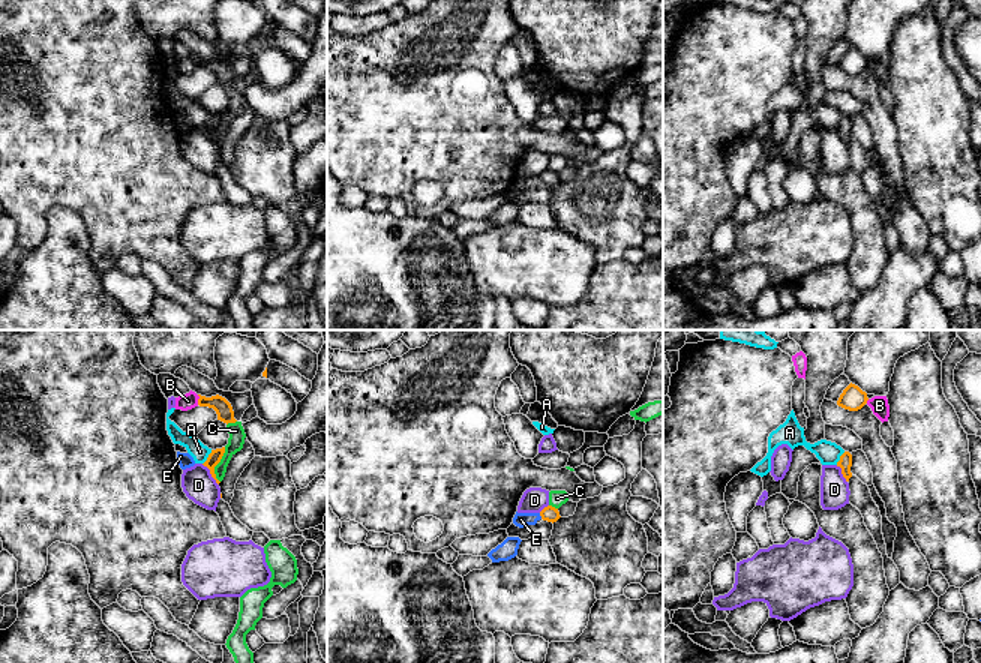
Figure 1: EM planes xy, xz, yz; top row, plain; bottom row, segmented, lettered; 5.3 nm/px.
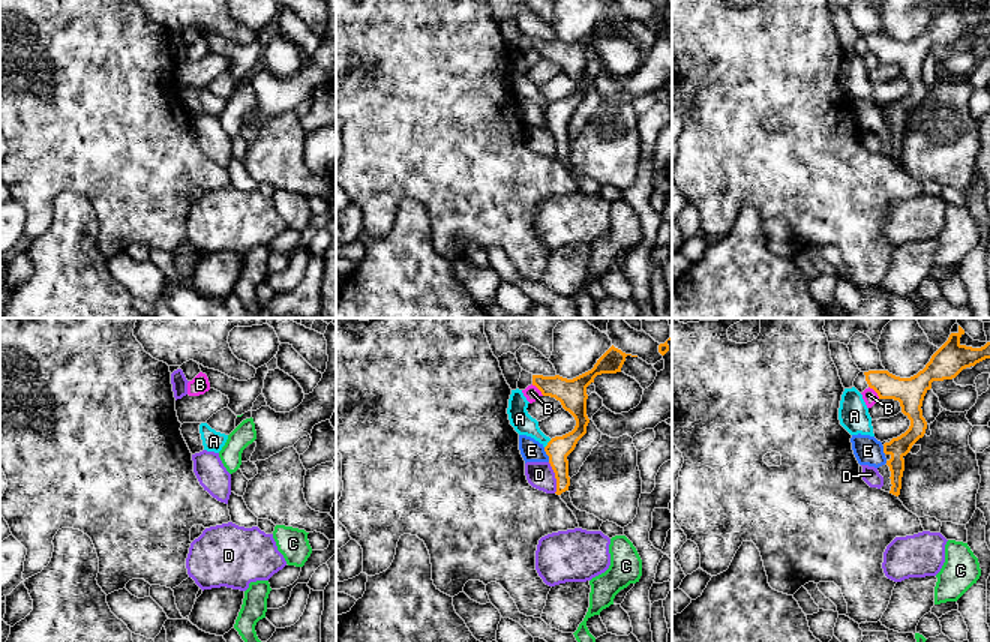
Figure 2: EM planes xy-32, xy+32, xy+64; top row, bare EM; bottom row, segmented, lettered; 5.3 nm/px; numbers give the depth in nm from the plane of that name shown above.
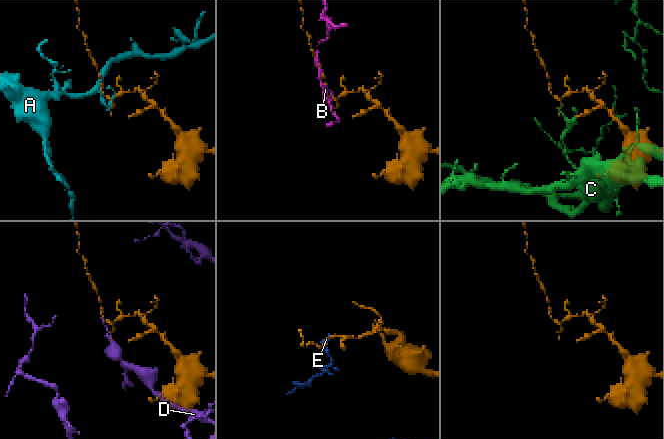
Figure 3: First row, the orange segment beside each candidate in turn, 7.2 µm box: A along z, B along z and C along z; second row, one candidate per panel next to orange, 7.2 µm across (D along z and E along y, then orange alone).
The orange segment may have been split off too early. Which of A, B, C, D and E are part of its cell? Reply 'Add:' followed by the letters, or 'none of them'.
Add: none of them

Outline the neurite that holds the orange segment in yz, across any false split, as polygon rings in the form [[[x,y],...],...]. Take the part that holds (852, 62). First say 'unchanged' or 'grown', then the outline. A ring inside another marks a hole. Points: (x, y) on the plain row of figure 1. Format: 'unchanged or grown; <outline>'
unchanged; [[[850,46],[840,58],[837,69],[849,75],[858,75],[867,68],[867,64],[867,57]]]

